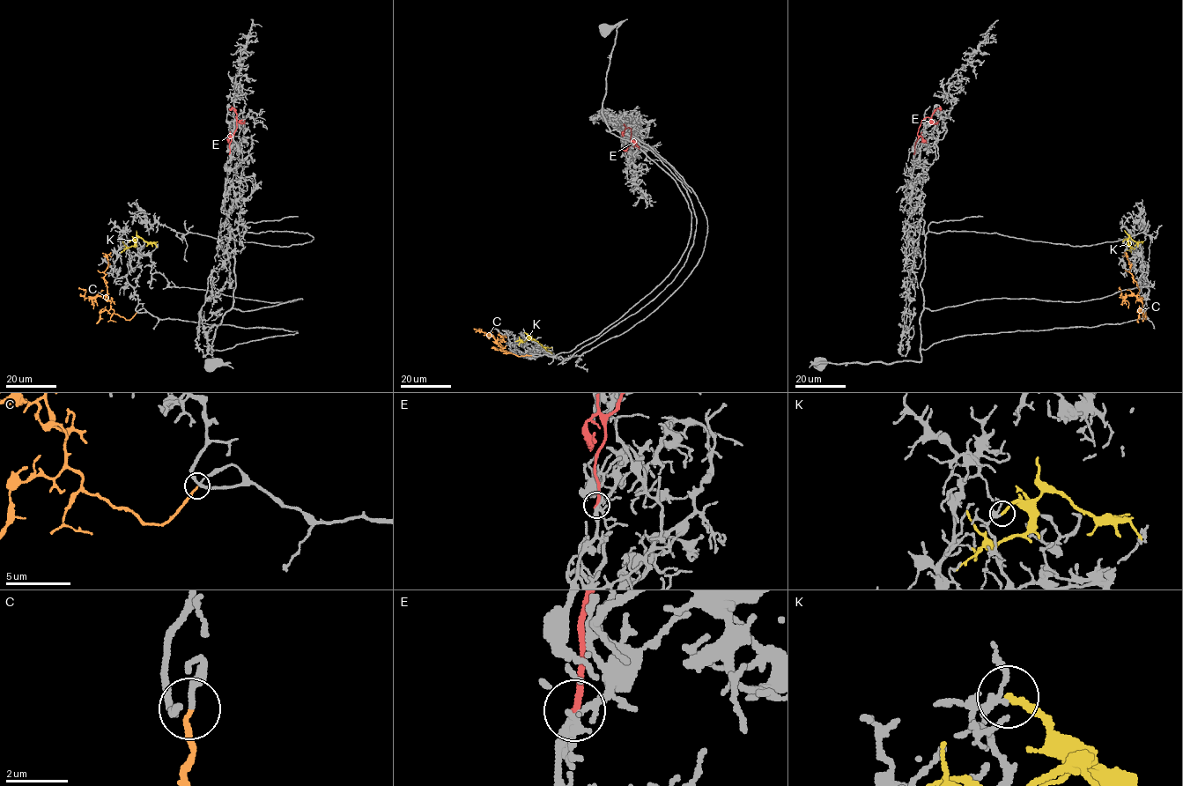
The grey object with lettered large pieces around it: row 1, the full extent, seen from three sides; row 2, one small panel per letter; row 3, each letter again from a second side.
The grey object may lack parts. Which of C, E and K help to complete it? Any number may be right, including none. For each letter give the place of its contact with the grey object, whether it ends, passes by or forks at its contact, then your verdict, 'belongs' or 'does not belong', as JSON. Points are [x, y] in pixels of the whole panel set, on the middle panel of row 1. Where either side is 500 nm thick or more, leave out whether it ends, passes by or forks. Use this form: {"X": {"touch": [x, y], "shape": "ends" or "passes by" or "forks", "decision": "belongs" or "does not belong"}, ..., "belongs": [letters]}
{"C": {"touch": [531, 355], "shape": "ends", "decision": "belongs"}, "E": {"touch": [624, 124], "shape": "ends", "decision": "does not belong"}, "K": {"touch": [524, 332], "shape": "ends", "decision": "does not belong"}, "belongs": ["C"]}

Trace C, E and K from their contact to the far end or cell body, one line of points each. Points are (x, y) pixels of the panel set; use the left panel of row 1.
C: (136, 312), (130, 319), (125, 320), (111, 307), (104, 272), (108, 264), (107, 255), (111, 256)
E: (229, 153), (236, 122), (235, 110), (229, 108)
K: (129, 241), (139, 237), (148, 242), (157, 241)

